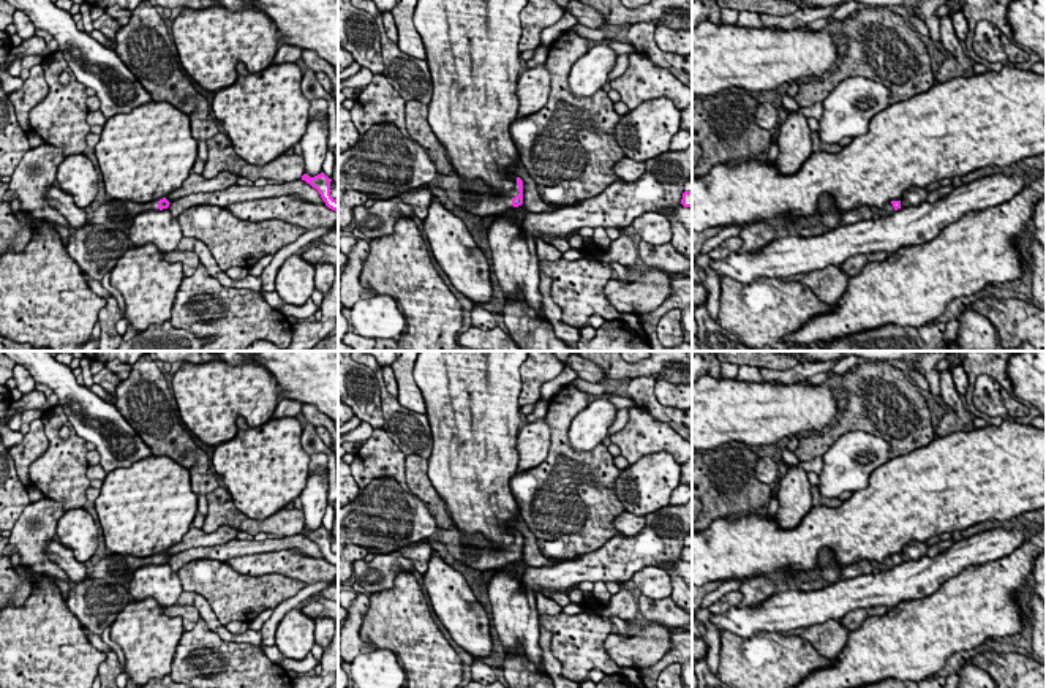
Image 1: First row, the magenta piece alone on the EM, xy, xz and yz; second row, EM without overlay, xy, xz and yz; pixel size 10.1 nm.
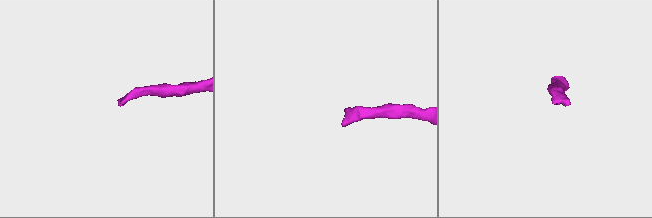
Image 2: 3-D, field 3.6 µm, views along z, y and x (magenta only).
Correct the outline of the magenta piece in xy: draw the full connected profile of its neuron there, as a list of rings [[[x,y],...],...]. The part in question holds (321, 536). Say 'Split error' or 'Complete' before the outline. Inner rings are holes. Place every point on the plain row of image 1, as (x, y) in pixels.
Complete. [[[324,527],[310,531],[308,528],[302,530],[302,535],[305,535],[307,538],[310,538],[313,542],[316,542],[321,549],[321,552],[324,554],[325,560],[335,566],[338,566],[338,555],[332,552],[330,549],[330,536],[332,533],[329,533]]]

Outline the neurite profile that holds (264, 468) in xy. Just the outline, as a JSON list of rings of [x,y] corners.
[[[239,416],[235,424],[235,437],[215,446],[210,463],[235,508],[251,519],[264,520],[300,497],[305,489],[311,456],[302,448],[303,429],[297,418],[272,418],[251,427]]]

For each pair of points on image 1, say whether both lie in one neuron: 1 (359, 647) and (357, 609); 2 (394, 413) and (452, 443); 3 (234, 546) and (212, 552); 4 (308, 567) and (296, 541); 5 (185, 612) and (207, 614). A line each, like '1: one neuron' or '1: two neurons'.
1: one neuron
2: two neurons
3: one neuron
4: two neurons
5: two neurons

